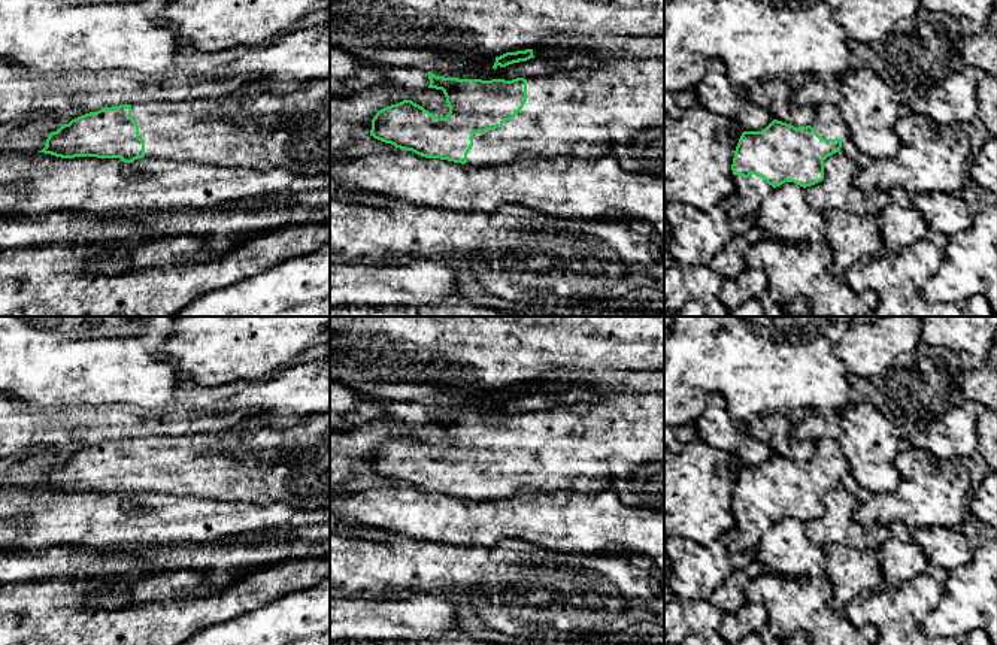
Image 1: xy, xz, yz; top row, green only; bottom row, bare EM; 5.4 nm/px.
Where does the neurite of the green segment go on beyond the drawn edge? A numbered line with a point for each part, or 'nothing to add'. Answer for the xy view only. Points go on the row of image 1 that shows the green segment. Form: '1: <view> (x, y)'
1: xy (220, 132)

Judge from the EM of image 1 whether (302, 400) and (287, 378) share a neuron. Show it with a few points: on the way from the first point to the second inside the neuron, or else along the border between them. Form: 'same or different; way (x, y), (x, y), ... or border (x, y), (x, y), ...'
same; way (302, 394), (293, 384)

